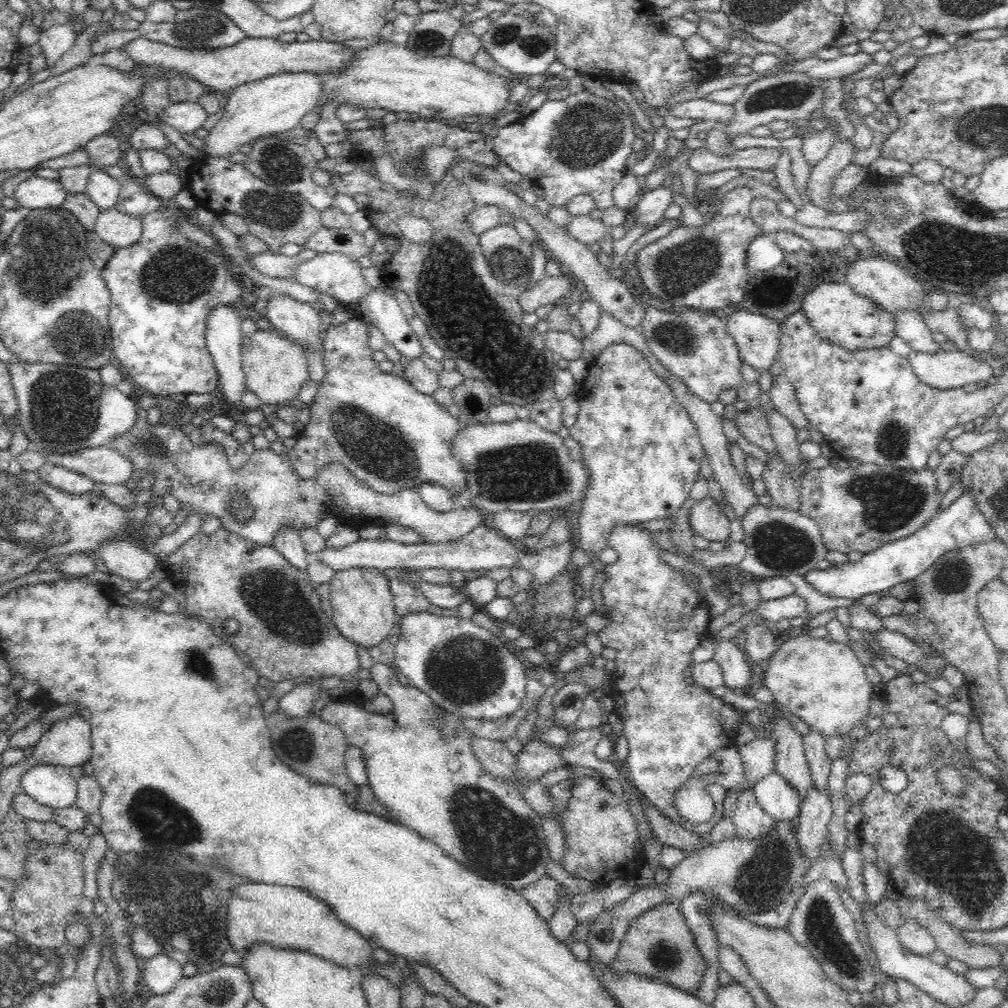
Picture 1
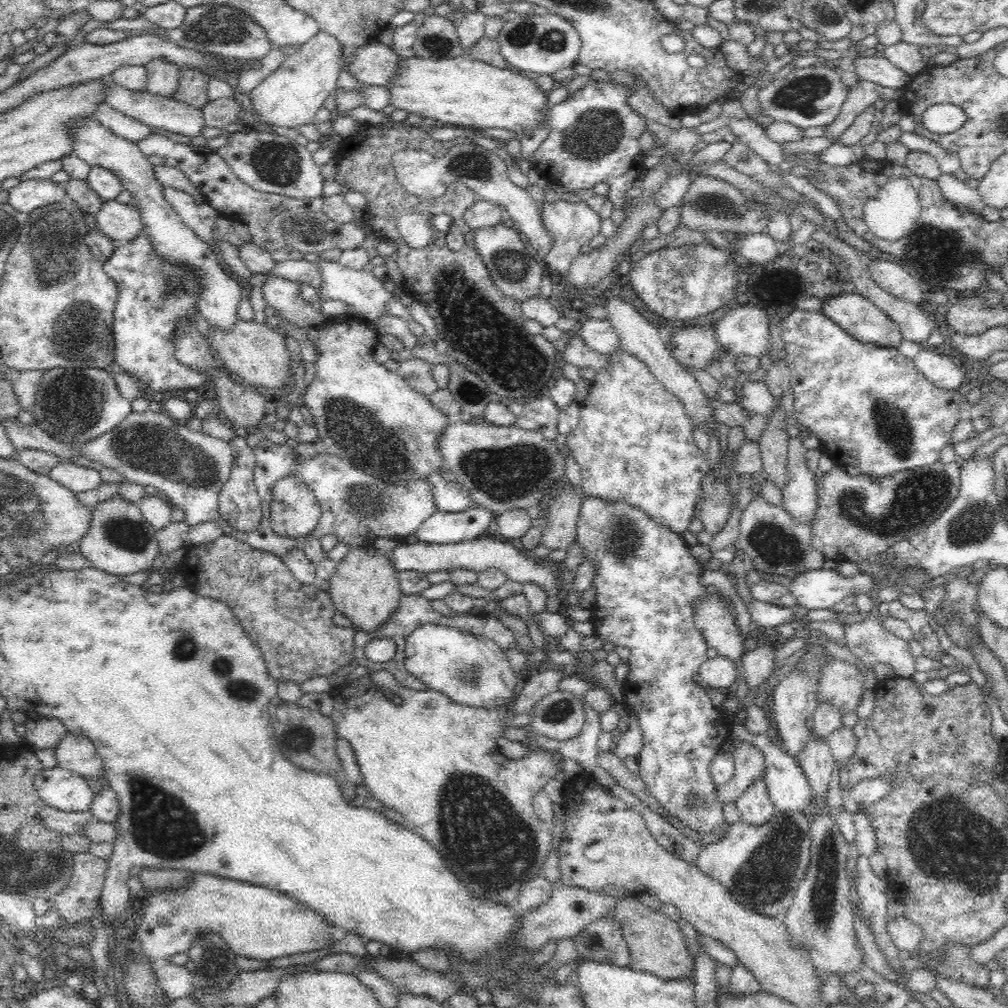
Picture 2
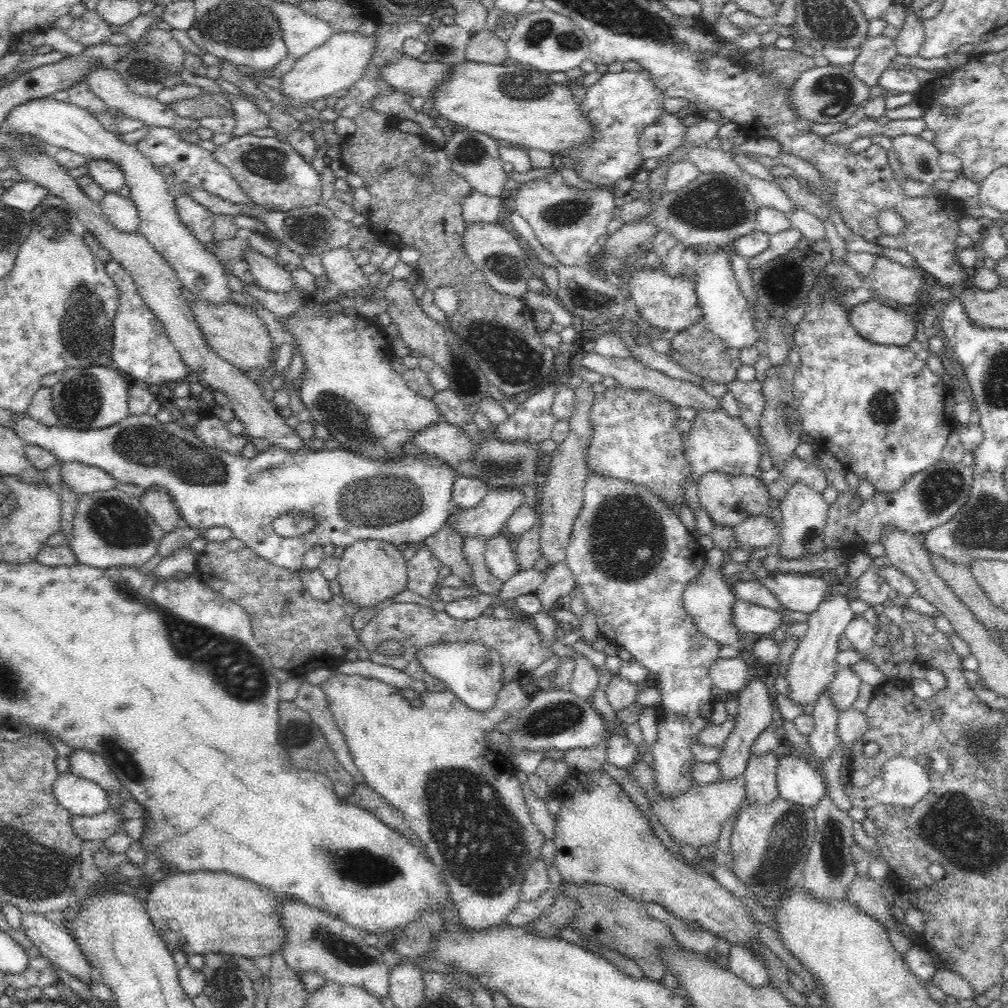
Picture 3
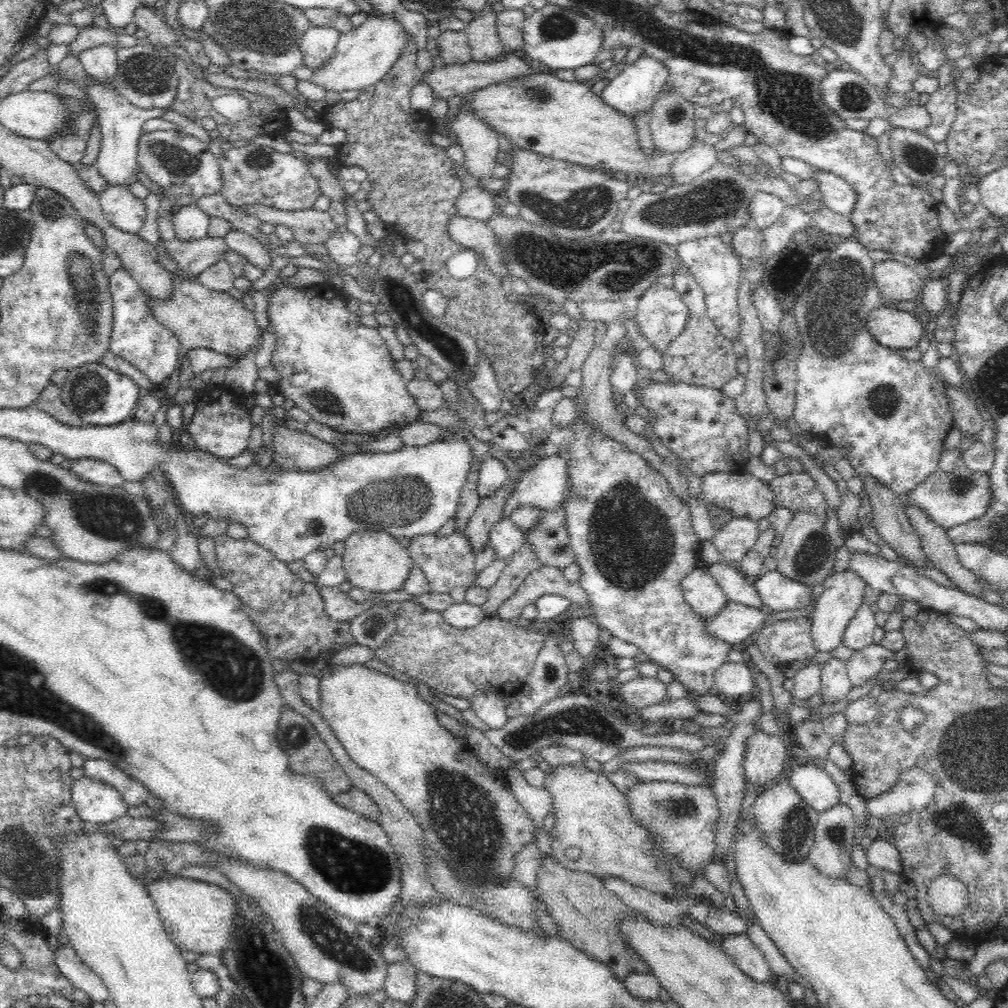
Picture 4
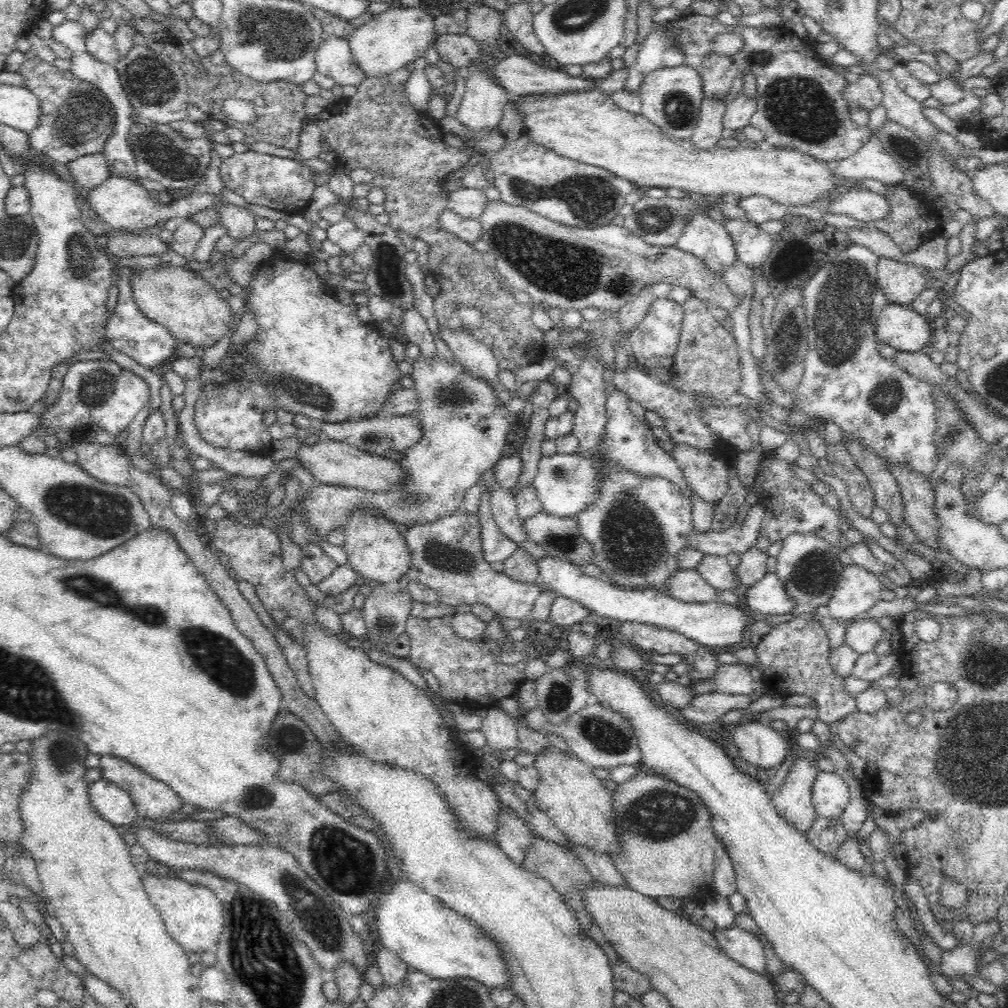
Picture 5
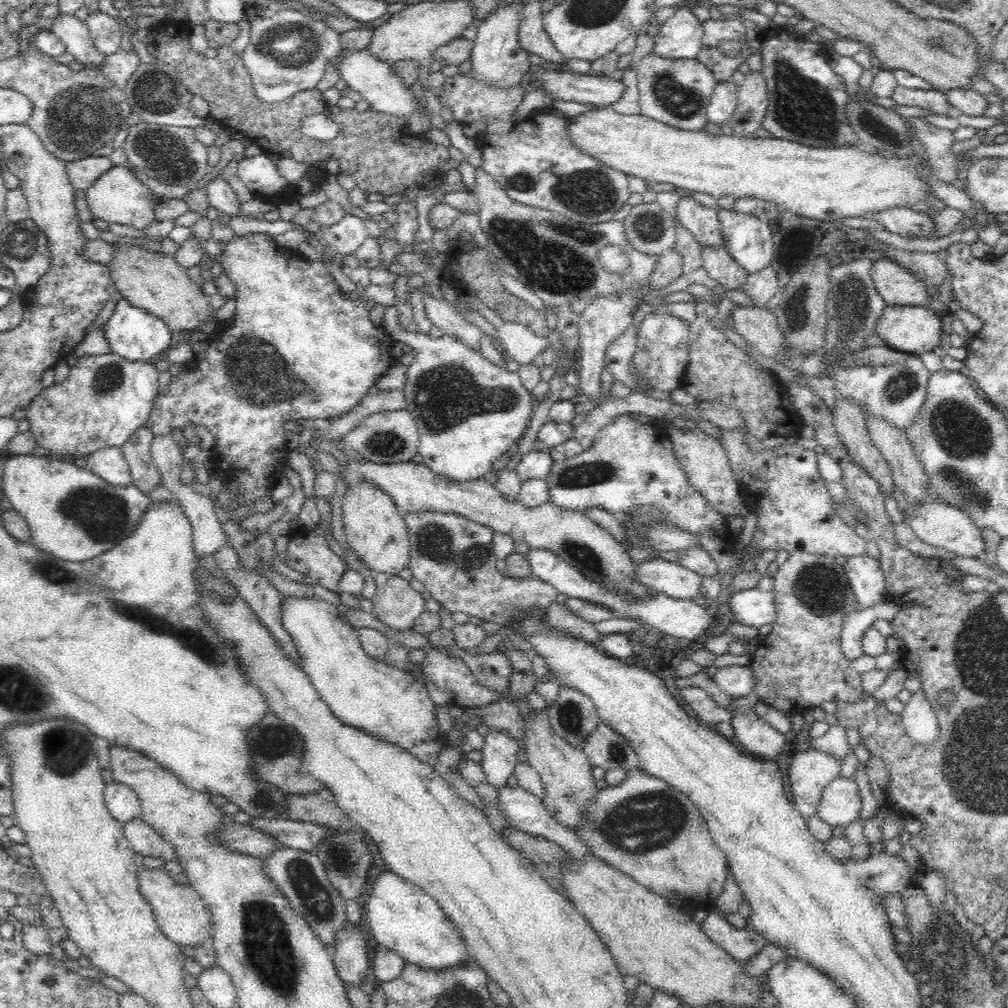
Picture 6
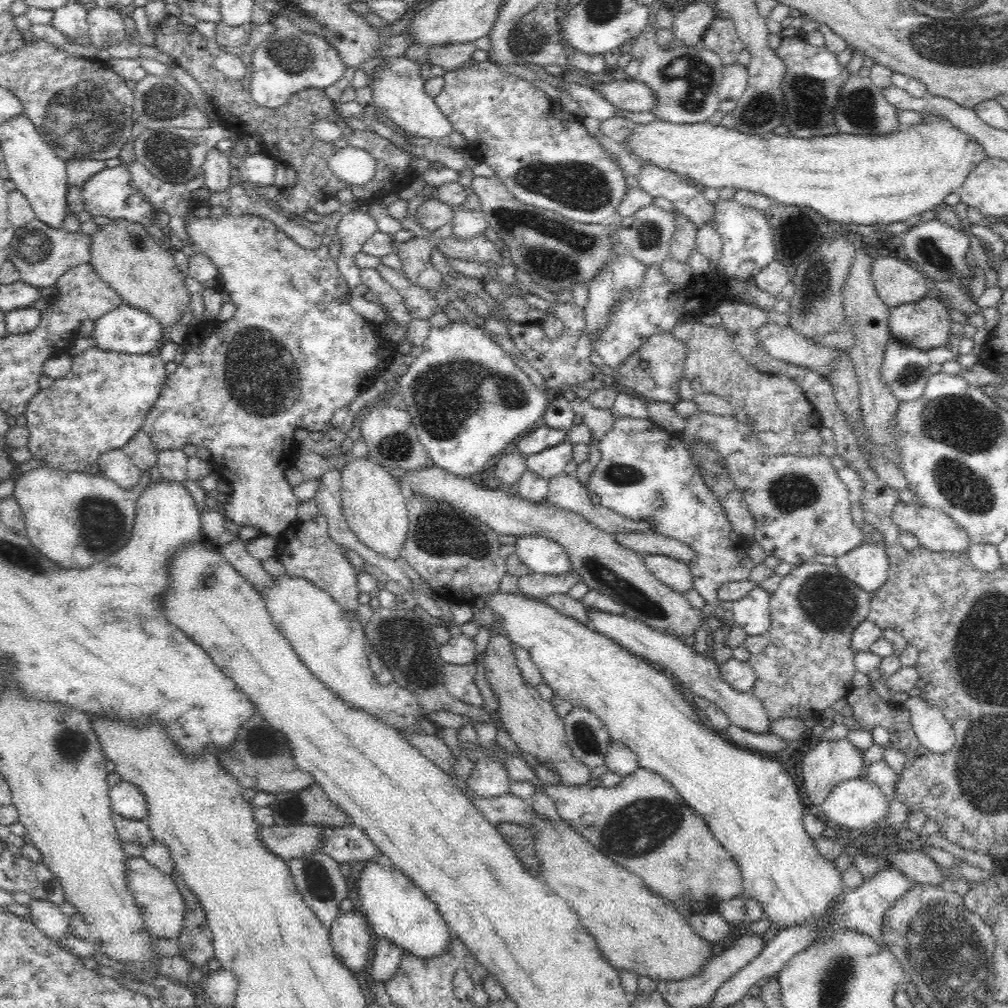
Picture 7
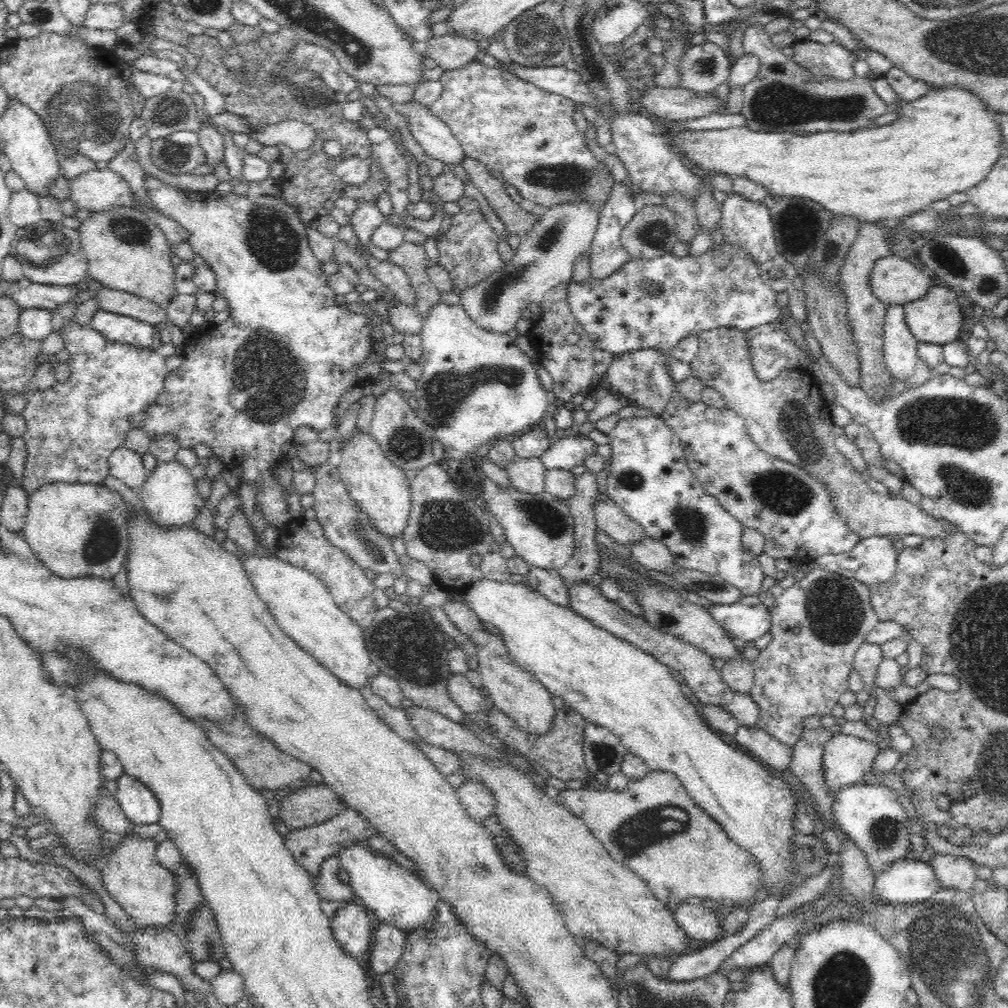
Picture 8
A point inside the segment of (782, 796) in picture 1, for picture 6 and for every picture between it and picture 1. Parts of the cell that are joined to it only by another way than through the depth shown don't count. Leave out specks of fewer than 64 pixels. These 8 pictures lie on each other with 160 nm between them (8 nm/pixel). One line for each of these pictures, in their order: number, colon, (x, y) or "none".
2: (789, 788)
3: (799, 781)
4: (816, 787)
5: (831, 794)
6: (841, 803)

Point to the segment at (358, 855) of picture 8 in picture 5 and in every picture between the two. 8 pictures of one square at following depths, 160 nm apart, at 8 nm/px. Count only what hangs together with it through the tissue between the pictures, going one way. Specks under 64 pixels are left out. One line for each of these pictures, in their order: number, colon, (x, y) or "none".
5: (438, 941)
6: (401, 917)
7: (396, 908)

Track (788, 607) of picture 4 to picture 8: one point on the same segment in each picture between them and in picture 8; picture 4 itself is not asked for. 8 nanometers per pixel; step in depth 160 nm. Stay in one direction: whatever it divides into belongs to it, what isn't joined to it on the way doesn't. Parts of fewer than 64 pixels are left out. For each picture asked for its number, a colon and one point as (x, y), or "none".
5: (768, 597)
6: (754, 608)
7: (751, 613)
8: (747, 620)

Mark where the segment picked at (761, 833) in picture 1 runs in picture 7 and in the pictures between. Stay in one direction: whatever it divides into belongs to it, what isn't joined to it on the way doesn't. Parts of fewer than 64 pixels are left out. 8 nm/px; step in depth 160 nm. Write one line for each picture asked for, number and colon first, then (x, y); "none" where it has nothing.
2: (755, 806)
3: (760, 777)
4: (764, 754)
5: (758, 744)
6: (757, 737)
7: (694, 670)

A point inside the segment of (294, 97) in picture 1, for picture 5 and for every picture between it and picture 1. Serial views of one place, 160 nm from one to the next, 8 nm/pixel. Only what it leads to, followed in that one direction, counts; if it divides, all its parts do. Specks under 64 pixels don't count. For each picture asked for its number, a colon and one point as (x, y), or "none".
2: (291, 96)
3: (341, 62)
4: (365, 54)
5: (391, 39)

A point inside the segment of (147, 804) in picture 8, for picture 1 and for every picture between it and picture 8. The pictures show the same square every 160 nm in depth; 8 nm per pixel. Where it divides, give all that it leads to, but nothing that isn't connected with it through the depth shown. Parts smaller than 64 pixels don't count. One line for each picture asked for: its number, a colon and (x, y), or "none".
1: (54, 786)
2: (59, 788)
3: (82, 798)
4: (97, 803)
5: (114, 804)
6: (123, 803)
7: (127, 800)

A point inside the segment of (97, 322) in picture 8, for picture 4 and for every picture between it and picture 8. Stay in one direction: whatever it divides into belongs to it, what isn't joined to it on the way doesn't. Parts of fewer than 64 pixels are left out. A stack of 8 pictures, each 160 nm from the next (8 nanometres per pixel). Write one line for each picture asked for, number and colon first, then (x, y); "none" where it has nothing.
4: (136, 336)
5: (129, 331)
6: (132, 333)
7: (127, 329)

